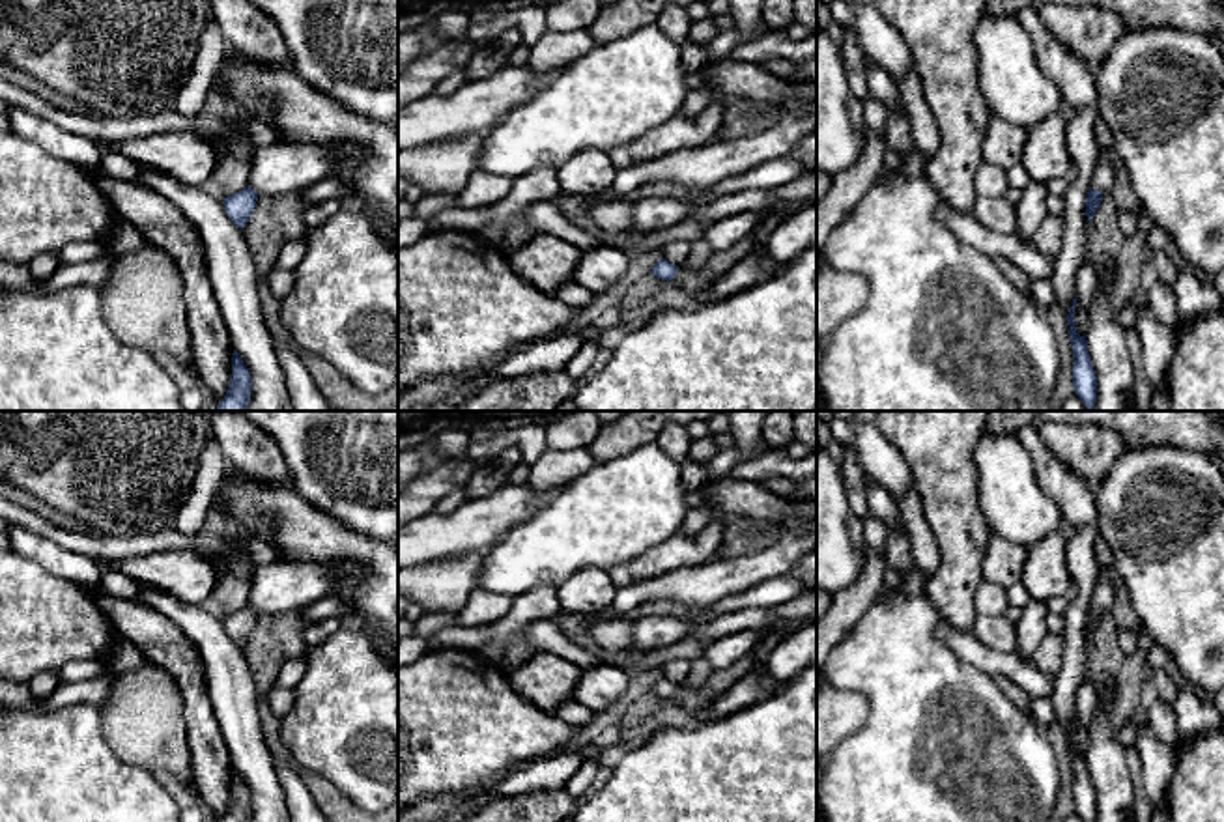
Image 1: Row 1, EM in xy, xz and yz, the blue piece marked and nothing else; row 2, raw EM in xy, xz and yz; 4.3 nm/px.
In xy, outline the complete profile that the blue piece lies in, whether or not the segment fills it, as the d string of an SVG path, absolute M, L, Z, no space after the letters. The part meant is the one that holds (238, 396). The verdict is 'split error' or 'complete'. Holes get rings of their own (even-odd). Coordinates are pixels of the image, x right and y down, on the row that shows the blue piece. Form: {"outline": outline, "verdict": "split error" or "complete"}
{"outline": "M234 349L230 389L219 402L217 411L247 411L252 394L250 372Z", "verdict": "complete"}

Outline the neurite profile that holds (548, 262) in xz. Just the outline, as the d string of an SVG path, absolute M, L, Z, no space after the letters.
M536 234L505 254L516 275L551 293L559 286L574 282L579 248L551 234Z

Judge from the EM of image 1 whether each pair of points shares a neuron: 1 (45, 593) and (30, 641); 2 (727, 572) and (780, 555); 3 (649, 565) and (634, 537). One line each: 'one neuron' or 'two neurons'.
1: one neuron
2: one neuron
3: two neurons

